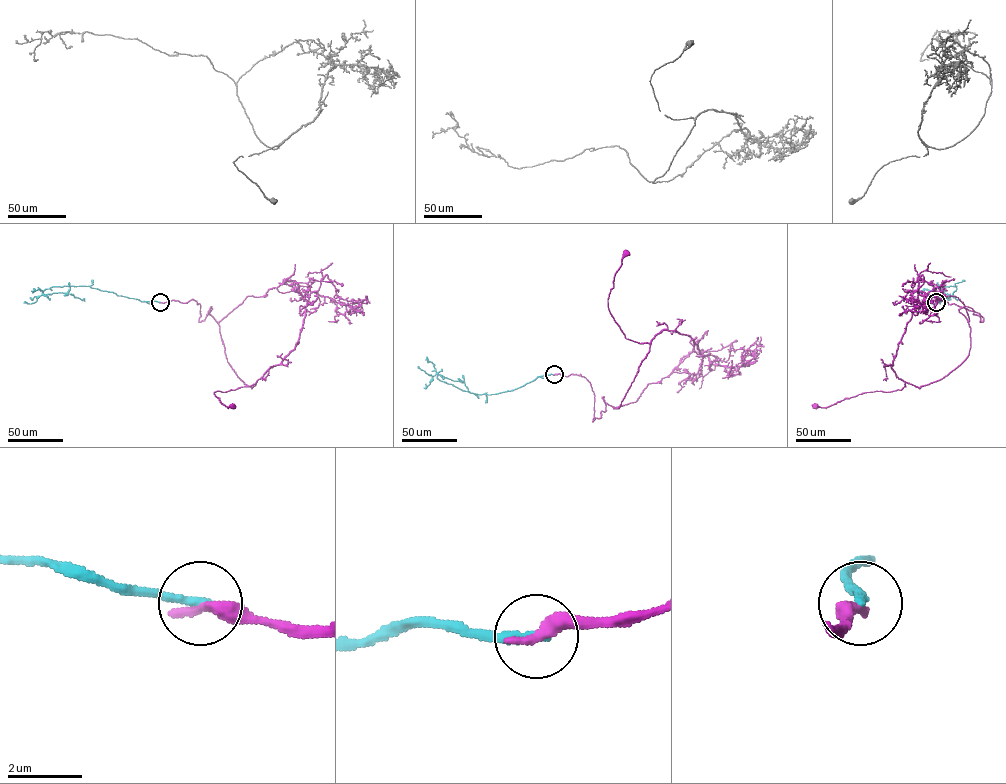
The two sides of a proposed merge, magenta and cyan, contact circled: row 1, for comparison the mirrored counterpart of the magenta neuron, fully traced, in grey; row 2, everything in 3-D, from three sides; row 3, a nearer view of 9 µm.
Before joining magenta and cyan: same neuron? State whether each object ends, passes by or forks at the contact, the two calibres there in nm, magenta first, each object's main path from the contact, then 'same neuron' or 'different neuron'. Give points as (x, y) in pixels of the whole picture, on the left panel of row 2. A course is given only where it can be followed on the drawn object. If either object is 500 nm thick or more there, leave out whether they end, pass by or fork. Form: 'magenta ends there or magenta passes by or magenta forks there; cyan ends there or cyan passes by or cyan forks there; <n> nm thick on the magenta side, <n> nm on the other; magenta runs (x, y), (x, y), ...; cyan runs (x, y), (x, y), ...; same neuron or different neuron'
magenta ends there; cyan ends there; 400 nm thick on the magenta side, 240 nm on the other; magenta runs (160, 302), (194, 299), (199, 322), (212, 306), (228, 363), (245, 384), (256, 382), (214, 392), (231, 406); cyan runs (160, 302), (141, 301), (89, 286), (53, 286), (42, 293), (66, 293), (84, 301); different neuron

